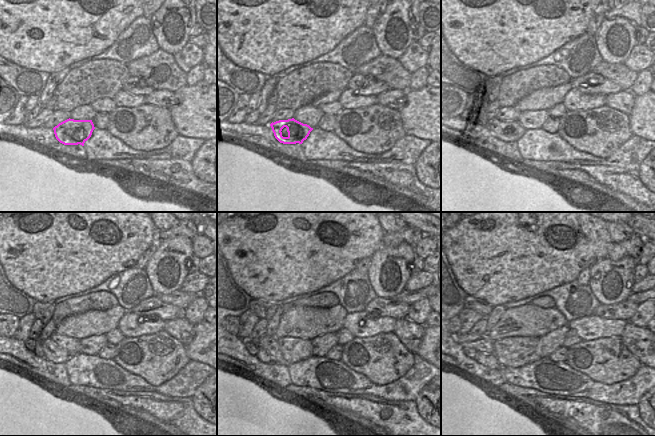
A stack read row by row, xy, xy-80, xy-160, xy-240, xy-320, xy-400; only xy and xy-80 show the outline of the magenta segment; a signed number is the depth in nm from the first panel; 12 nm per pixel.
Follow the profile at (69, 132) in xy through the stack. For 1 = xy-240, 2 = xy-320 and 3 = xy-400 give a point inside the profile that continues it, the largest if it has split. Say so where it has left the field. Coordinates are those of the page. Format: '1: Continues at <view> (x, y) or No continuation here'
1: Continues at xy-240 (51, 351)
2: Continues at xy-320 (267, 343)
3: Continues at xy-400 (482, 343).

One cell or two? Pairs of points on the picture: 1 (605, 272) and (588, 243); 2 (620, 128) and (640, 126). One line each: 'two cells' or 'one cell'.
1: two cells
2: two cells

